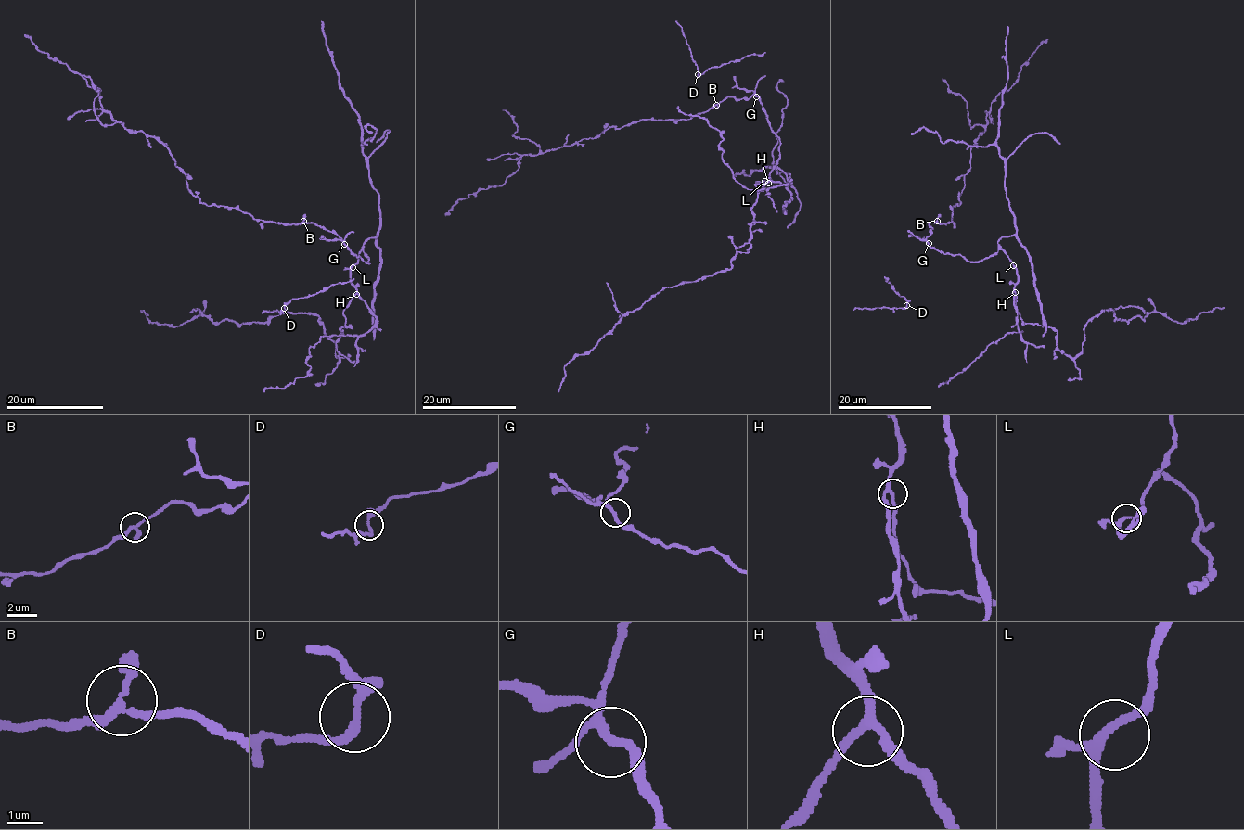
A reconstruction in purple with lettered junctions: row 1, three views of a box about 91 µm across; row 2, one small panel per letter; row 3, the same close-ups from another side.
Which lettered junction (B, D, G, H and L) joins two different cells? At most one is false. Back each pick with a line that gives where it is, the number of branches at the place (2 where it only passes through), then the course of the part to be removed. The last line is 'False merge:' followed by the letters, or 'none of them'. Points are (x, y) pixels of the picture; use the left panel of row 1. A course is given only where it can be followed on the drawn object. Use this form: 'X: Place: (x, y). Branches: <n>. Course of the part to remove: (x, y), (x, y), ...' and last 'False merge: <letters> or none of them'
False merge: none of them

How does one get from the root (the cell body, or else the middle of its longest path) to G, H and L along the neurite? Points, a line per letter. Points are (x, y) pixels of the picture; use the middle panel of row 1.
G: (779, 142), (779, 137), (770, 127), (761, 99), (756, 96)
H: (779, 142), (778, 161), (762, 185), (768, 183)
L: (779, 142), (778, 161), (769, 178), (764, 181)

